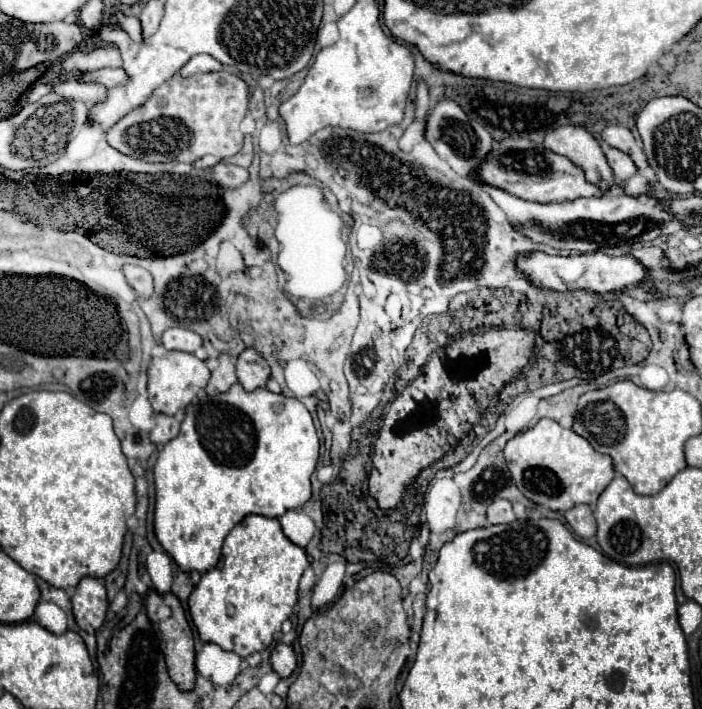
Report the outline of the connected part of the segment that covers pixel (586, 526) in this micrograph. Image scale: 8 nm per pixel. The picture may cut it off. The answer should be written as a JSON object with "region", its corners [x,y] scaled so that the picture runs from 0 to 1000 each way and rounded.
{"region":[[[822,712],[805,724],[808,738],[828,760],[842,760],[850,752],[850,738],[839,712]]]}

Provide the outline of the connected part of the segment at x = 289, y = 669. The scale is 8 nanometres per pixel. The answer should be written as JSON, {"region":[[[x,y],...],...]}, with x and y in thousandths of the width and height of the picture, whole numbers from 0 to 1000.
{"region":[[[395,907],[392,915],[386,918],[386,938],[397,955],[412,955],[423,941],[423,927],[417,913],[406,907]]]}

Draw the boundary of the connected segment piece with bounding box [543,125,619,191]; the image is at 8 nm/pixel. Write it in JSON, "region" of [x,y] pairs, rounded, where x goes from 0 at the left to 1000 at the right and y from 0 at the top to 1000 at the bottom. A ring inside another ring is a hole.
{"region":[[[819,176],[791,179],[776,190],[774,207],[811,221],[816,230],[833,238],[836,252],[842,258],[850,258],[856,267],[868,269],[882,264],[856,205],[845,196],[845,190],[836,182]]]}

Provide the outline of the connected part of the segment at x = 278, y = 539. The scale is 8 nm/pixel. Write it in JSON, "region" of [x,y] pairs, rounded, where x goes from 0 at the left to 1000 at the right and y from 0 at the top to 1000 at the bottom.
{"region":[[[352,726],[338,738],[318,766],[318,780],[312,794],[286,811],[286,822],[275,831],[269,842],[272,873],[283,890],[283,898],[292,907],[306,907],[321,918],[338,921],[343,929],[363,918],[377,918],[389,907],[389,896],[400,890],[403,876],[417,865],[426,836],[426,817],[440,800],[434,774],[406,760],[395,732],[380,732],[375,726]]]}

